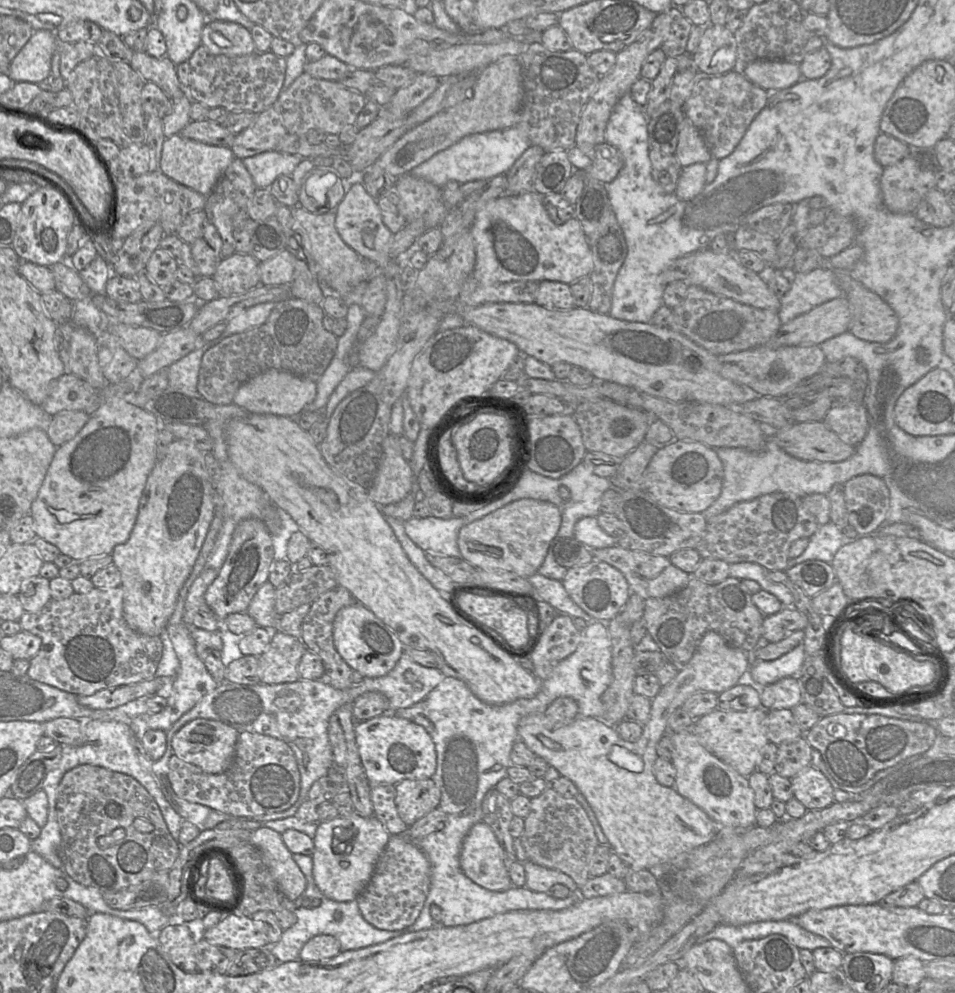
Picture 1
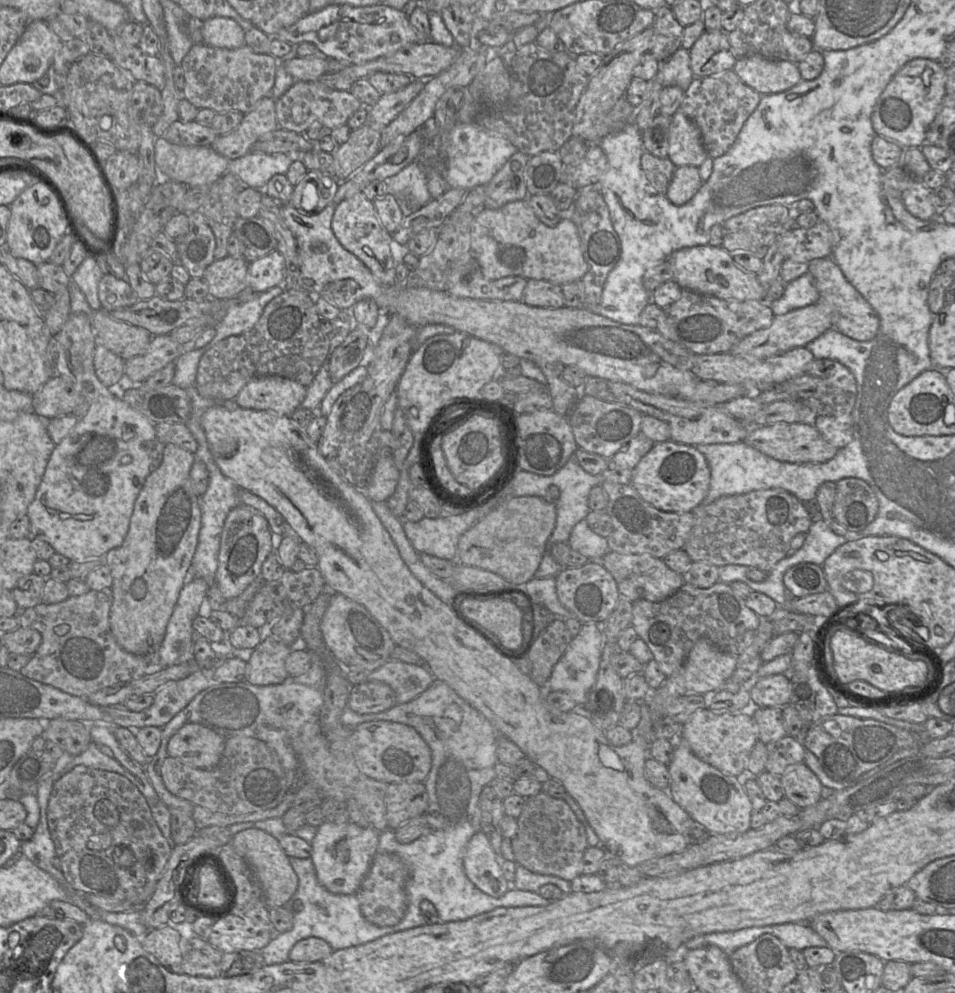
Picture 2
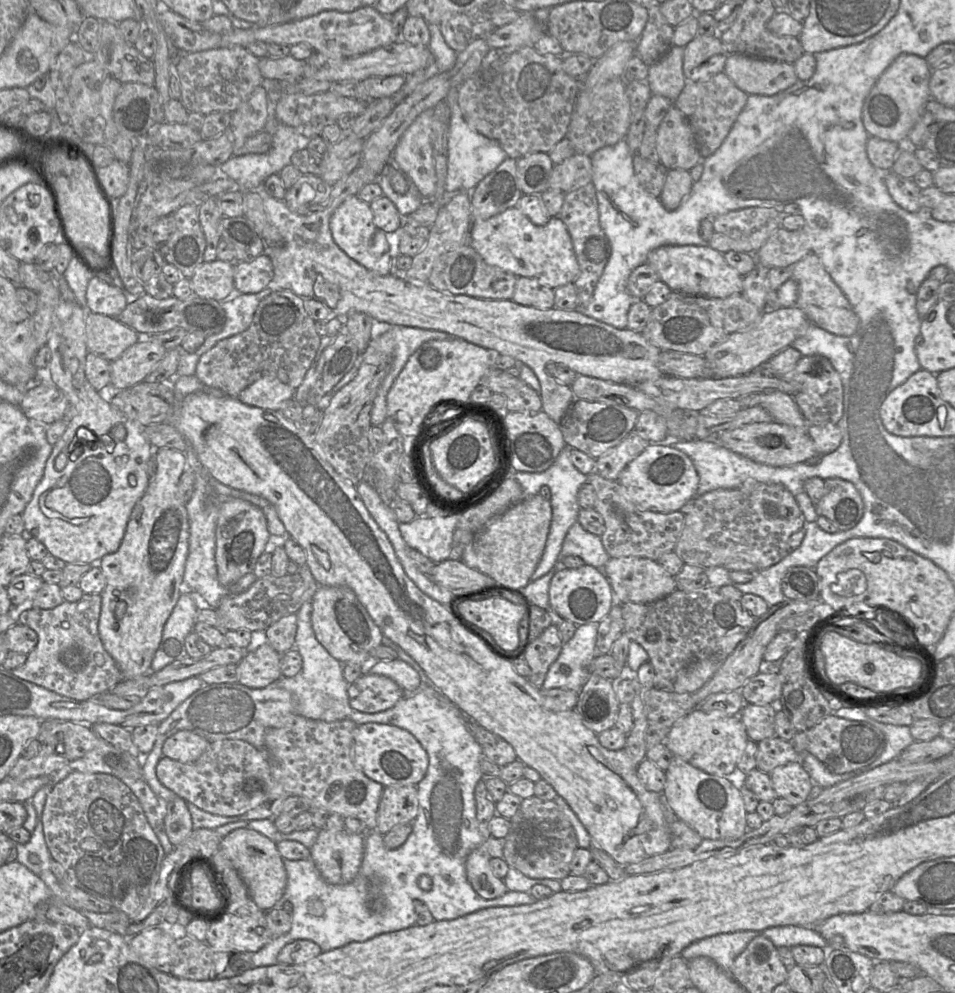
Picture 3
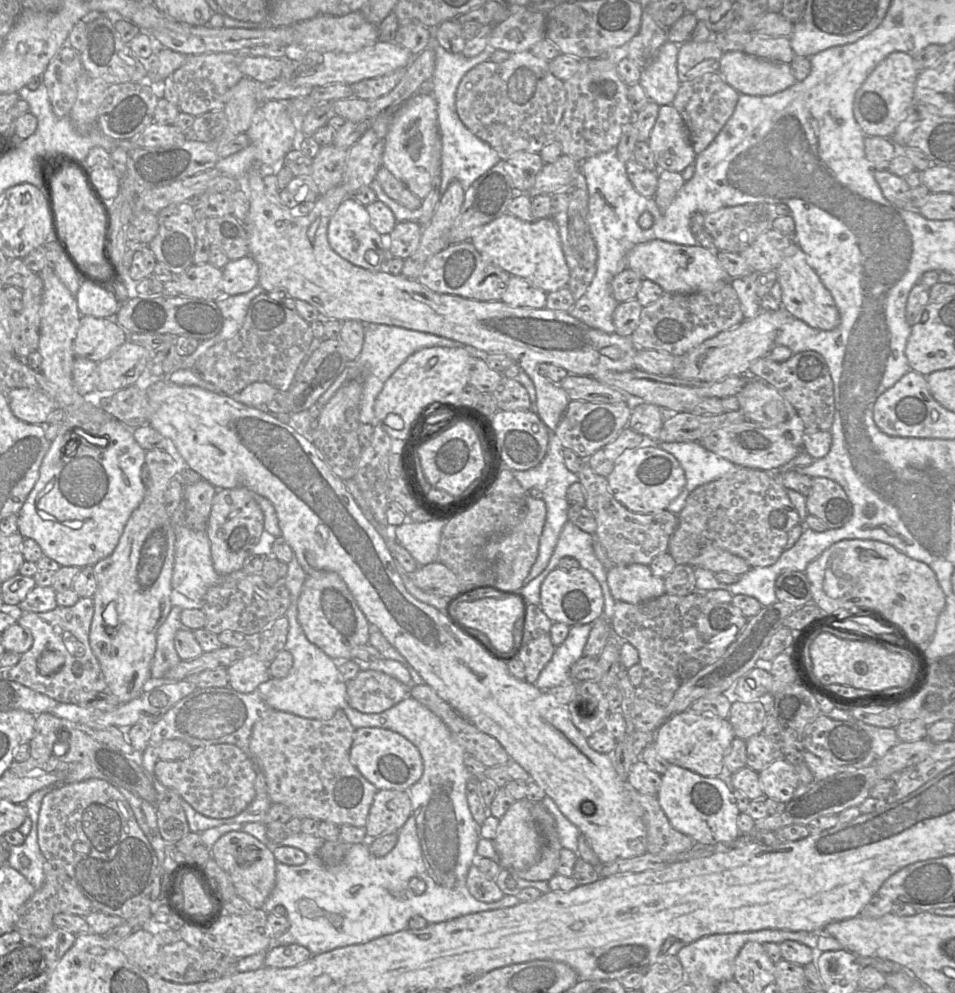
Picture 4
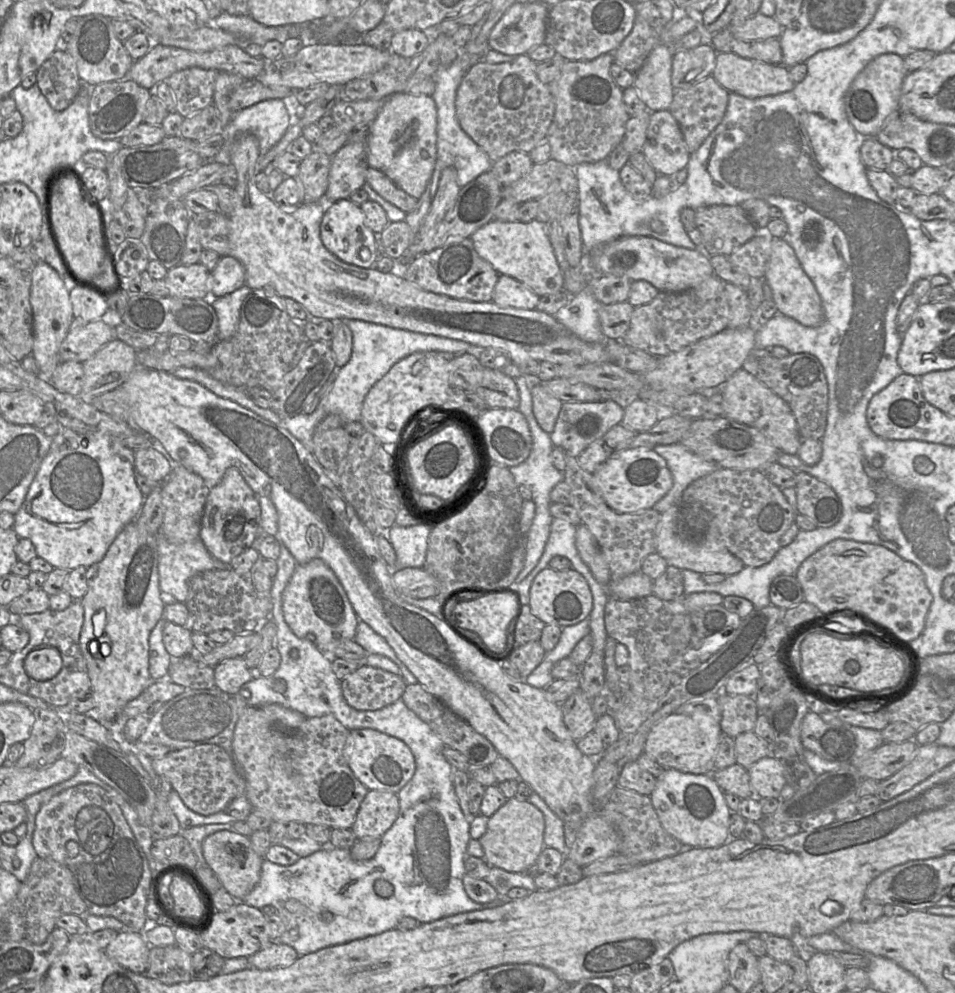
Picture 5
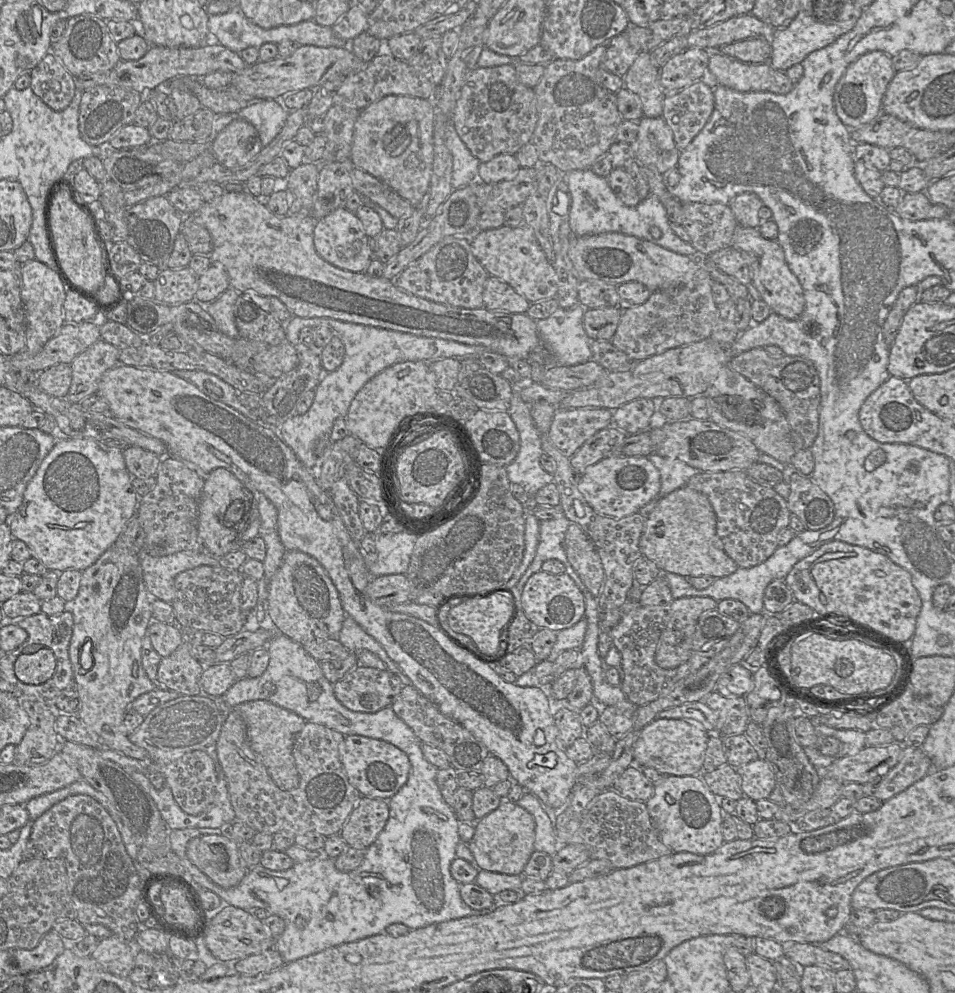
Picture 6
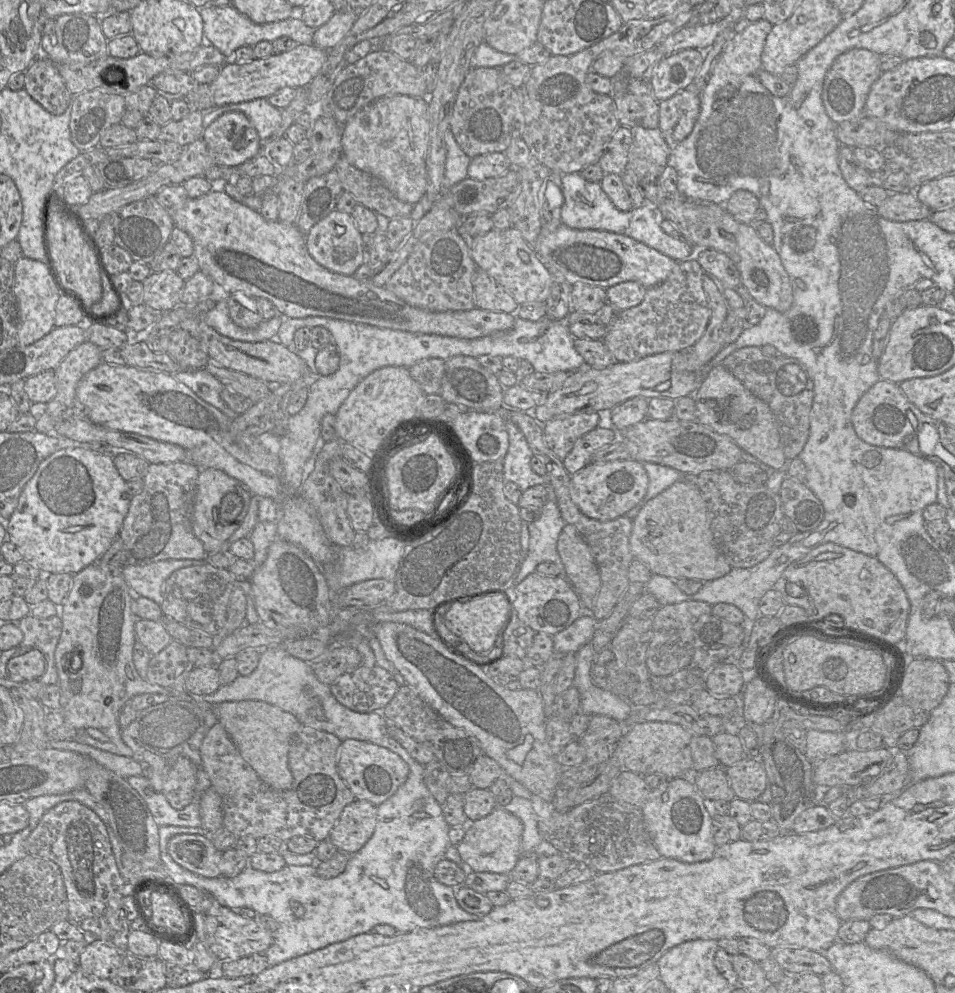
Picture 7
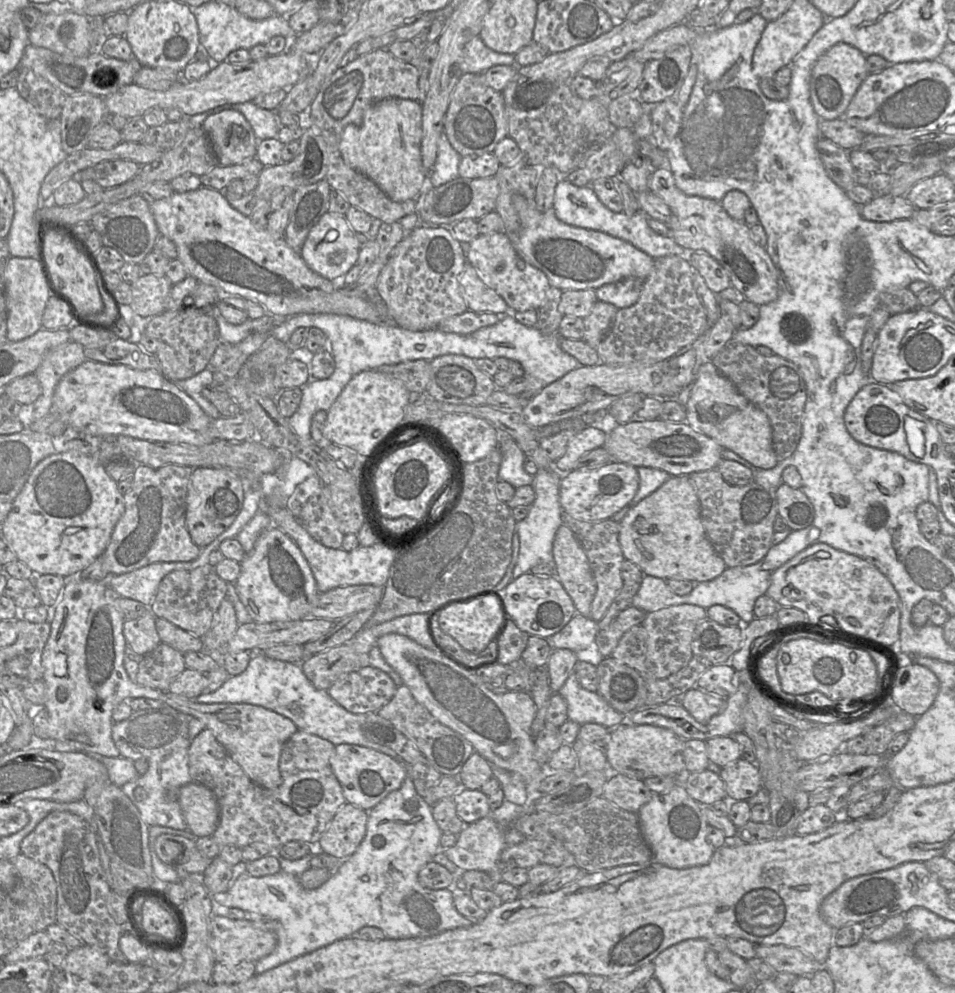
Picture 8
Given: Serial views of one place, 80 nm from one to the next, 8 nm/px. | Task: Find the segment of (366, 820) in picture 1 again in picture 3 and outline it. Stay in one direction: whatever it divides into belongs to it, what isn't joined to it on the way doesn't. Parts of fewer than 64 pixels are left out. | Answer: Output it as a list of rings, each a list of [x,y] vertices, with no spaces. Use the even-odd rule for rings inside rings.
[[[321,829],[310,848],[310,858],[327,883],[344,885],[358,875],[364,845],[365,835]]]

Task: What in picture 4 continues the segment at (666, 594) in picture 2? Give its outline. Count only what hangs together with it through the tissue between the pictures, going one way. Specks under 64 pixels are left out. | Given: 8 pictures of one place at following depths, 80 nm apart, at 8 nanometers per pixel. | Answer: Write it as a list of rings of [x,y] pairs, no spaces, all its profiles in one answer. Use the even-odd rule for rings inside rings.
[[[613,565],[607,583],[616,601],[641,603],[665,594],[664,579],[653,575],[649,565]]]

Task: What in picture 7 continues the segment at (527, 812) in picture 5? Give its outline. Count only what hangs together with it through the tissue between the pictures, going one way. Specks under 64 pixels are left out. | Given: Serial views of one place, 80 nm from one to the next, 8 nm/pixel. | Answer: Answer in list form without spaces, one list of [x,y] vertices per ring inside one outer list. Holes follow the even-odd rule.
[[[496,808],[484,818],[471,822],[463,840],[456,845],[461,859],[467,863],[474,872],[492,872],[509,874],[522,857],[523,825],[518,817],[505,810]]]

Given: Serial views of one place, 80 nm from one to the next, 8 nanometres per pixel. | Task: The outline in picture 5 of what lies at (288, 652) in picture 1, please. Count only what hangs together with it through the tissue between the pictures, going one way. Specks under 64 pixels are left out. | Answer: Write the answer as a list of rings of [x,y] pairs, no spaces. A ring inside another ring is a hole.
[[[243,657],[226,660],[214,668],[215,687],[228,694],[237,694],[242,687],[256,676]]]

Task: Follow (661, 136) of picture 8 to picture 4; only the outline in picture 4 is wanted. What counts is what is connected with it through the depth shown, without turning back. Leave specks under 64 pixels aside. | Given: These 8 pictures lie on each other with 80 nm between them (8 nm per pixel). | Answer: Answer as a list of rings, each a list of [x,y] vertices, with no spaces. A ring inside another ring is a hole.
[[[719,72],[681,83],[672,106],[682,117],[696,155],[703,152],[715,139],[732,116],[740,93],[731,87]]]

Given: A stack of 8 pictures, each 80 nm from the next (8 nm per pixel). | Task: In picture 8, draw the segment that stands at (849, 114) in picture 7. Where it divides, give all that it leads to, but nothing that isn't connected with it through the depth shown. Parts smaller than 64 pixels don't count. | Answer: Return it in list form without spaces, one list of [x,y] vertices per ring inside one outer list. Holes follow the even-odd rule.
[[[837,43],[829,48],[815,63],[810,83],[810,100],[819,118],[843,118],[852,98],[868,74],[866,55],[860,50],[846,43]]]

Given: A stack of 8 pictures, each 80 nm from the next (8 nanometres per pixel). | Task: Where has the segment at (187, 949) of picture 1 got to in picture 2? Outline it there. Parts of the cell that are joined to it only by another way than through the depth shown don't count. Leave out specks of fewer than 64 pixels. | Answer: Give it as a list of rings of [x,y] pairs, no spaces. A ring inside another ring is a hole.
[[[163,925],[140,937],[143,948],[154,955],[162,965],[176,974],[184,974],[182,969],[182,936],[169,926]]]

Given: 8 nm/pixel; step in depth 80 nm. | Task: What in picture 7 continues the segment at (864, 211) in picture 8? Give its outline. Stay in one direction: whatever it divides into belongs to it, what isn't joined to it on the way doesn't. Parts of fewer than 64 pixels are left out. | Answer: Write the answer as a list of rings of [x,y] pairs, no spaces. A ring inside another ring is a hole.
[[[913,192],[890,193],[876,209],[883,218],[897,222],[924,220],[933,212]]]

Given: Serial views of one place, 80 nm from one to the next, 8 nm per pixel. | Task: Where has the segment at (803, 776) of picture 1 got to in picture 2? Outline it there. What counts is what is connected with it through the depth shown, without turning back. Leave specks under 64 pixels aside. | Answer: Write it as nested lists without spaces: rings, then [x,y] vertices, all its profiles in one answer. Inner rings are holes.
[[[804,763],[788,766],[780,780],[785,798],[800,809],[816,804],[823,797],[823,785]]]

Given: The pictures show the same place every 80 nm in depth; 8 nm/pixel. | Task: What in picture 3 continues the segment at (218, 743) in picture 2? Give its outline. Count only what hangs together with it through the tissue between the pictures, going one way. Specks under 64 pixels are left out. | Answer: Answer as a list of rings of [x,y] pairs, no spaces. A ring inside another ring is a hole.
[[[189,730],[169,737],[162,746],[162,756],[182,763],[196,761],[212,742]]]

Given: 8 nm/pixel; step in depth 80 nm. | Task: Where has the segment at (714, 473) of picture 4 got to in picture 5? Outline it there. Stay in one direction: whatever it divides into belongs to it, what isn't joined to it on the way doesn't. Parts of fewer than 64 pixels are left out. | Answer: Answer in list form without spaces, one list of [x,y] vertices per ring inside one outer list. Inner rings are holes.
[[[681,443],[657,446],[654,451],[666,460],[673,477],[670,491],[652,507],[661,514],[680,502],[690,483],[719,469],[714,462],[691,452]]]

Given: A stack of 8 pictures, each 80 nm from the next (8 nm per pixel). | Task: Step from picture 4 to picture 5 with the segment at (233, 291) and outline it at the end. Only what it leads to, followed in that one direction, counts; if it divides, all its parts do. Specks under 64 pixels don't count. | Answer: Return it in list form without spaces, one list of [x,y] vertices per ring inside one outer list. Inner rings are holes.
[[[231,255],[221,256],[215,268],[210,272],[211,292],[209,298],[218,298],[245,285],[243,264]]]

